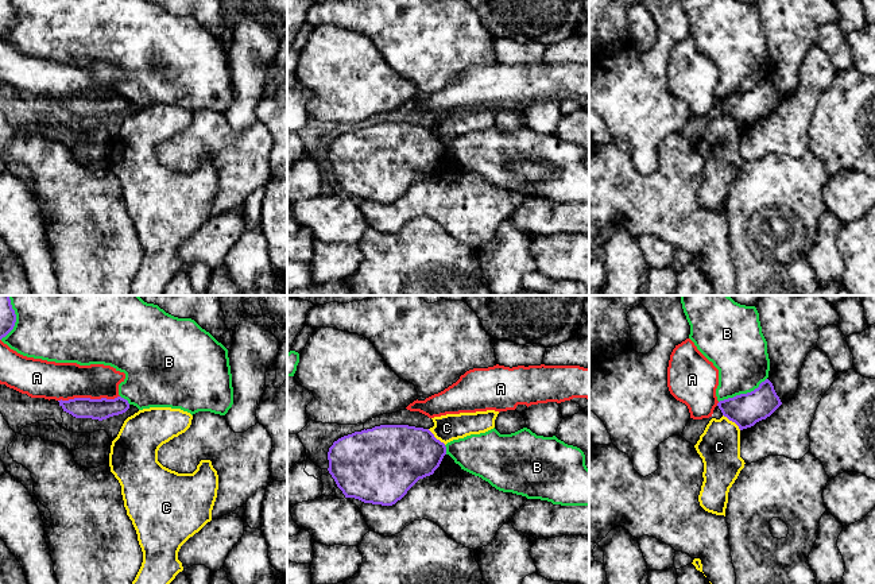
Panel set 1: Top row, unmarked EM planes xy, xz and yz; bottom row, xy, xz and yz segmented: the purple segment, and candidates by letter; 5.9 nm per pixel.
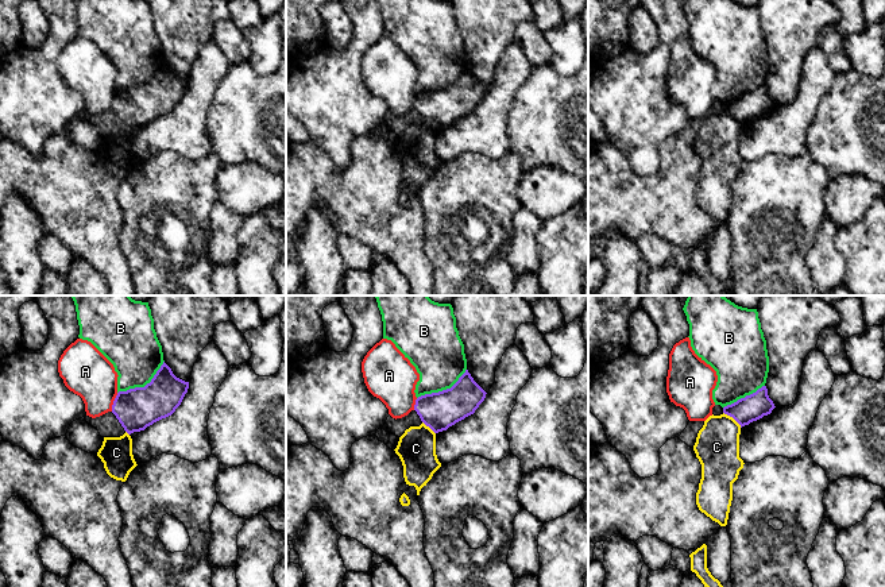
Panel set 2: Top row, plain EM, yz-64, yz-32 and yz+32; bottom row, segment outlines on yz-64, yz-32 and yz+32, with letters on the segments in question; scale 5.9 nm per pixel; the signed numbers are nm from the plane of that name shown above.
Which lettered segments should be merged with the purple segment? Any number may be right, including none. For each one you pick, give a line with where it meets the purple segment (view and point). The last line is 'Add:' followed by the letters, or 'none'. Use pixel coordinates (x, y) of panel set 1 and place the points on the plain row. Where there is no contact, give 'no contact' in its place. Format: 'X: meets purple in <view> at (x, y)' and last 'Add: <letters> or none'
Add: none

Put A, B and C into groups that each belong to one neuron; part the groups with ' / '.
A / B / C

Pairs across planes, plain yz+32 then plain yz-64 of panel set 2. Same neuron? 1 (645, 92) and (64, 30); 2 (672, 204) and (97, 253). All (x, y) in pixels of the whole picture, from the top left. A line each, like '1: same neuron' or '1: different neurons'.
1: same neuron
2: same neuron

